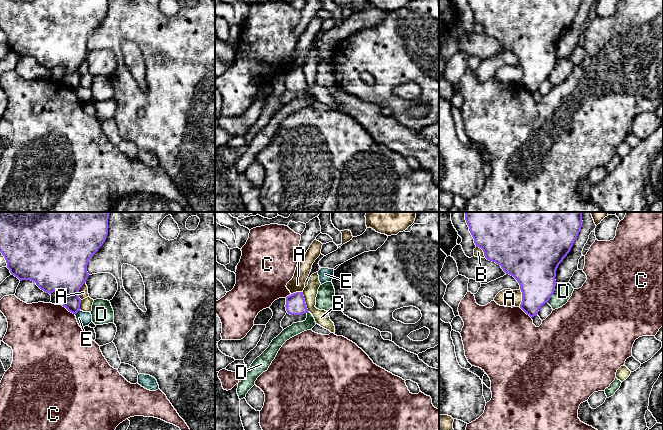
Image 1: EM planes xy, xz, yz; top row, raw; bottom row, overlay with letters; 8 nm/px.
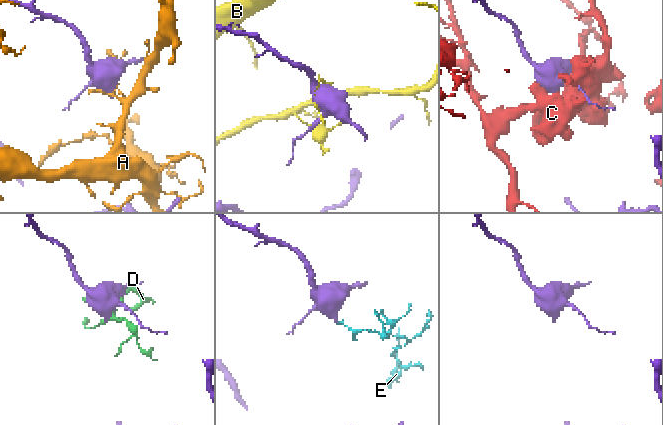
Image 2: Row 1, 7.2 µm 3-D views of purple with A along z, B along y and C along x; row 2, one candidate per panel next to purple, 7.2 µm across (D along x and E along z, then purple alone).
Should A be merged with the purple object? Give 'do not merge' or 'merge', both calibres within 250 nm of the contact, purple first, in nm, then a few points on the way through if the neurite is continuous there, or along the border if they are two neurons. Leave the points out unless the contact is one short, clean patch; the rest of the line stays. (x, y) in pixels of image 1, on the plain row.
do not merge | 400/80 nm

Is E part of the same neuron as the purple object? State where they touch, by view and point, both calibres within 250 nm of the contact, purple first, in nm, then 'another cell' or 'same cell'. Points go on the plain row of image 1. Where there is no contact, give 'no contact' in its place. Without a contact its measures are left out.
meets purple in xy at (77, 87); 200 nm thick on the purple side, 110 nm on the other; another cell

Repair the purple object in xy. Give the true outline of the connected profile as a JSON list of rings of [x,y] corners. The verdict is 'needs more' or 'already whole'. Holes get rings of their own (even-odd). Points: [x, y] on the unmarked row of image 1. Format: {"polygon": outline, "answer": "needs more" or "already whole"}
{"polygon": [[[0,0],[0,28],[4,32],[10,49],[20,57],[31,56],[46,69],[56,66],[65,68],[63,83],[76,90],[80,87],[78,68],[89,50],[89,35],[98,27],[108,11],[108,0]]], "answer": "already whole"}

